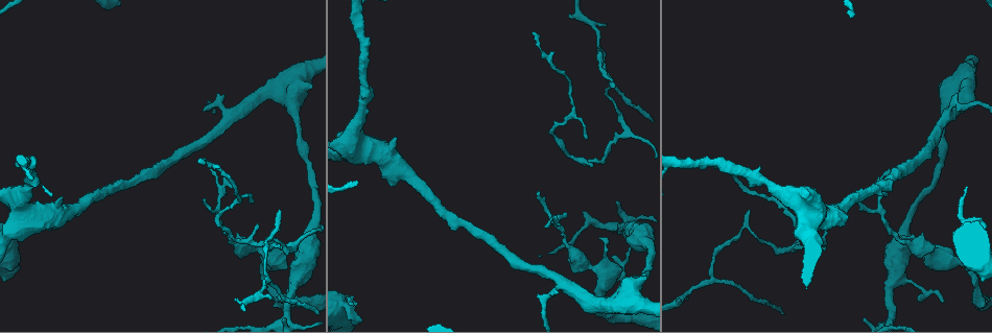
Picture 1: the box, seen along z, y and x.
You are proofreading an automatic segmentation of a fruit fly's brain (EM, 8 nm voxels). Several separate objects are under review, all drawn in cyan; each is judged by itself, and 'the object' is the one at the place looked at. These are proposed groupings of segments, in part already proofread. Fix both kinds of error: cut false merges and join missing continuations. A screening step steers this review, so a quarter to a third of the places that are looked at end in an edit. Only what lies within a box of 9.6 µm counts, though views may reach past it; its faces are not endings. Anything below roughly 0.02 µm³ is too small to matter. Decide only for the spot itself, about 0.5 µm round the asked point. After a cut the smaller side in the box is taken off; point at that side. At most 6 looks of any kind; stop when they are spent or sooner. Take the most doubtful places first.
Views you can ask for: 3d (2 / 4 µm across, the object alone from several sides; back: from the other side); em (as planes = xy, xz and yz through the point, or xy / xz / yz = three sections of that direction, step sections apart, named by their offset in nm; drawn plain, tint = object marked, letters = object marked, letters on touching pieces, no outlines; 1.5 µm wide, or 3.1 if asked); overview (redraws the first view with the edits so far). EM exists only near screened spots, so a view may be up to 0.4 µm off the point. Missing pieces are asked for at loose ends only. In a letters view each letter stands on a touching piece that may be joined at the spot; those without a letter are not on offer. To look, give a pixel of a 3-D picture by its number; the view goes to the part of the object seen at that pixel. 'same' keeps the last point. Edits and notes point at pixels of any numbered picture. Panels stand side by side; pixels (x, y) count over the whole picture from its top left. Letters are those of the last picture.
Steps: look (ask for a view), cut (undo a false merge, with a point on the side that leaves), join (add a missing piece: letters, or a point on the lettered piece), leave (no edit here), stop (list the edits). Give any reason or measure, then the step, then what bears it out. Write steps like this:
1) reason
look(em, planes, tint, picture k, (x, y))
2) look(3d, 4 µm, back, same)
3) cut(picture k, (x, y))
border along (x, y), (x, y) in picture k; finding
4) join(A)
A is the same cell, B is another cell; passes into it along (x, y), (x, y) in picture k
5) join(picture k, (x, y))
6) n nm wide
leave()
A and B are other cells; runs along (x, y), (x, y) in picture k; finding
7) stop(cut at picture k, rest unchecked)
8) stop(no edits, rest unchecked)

thin end
look(em, planes, tint, picture 1, (564, 213))

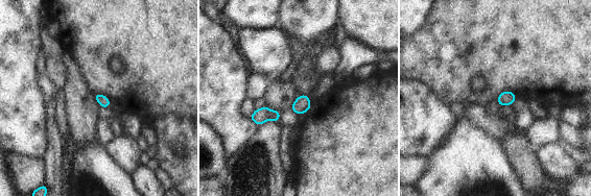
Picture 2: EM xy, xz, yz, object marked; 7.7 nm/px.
look(em, planes, letters, same)

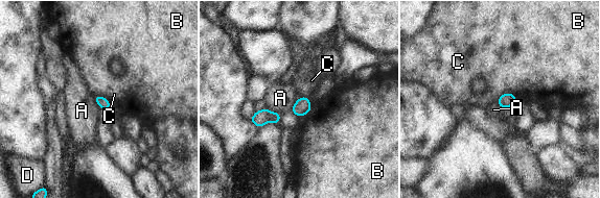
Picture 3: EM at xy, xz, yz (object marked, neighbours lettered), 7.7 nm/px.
90 nm wide
leave()
A, B, C and D are other cells; border along (267, 107), (281, 114) in picture 3; none of them fits

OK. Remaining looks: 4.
free end
look(3d, 4 µm, back, picture 1, (254, 202))

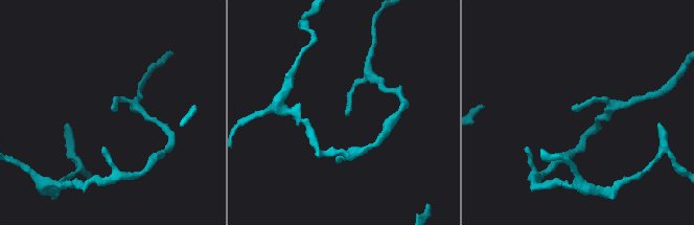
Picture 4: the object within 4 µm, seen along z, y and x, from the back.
look(em, xy, step 4, letters, picture 4, (348, 112))

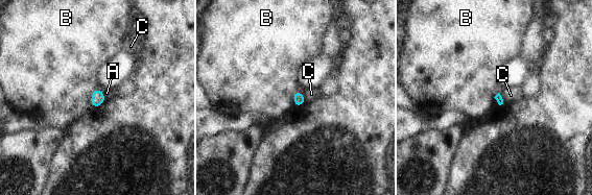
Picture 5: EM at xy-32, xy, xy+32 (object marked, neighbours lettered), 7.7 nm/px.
leave()
A, B and C are other cells; border along (297, 91), (291, 96) in picture 5; no lettered piece goes on from it

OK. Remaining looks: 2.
thin end
look(em, planes, letters, picture 1, (197, 162))

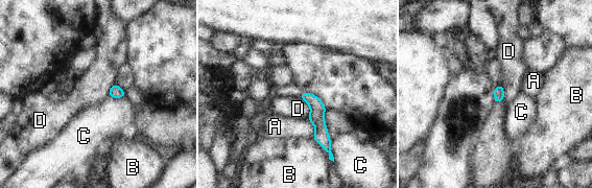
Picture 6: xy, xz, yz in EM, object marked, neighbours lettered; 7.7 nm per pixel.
leave()
A, B, C and D are other cells; runs along (304, 94), (316, 107), (328, 149) in picture 6; no lettered piece goes on from it

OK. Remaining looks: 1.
stop(no edits, rest unchecked)

